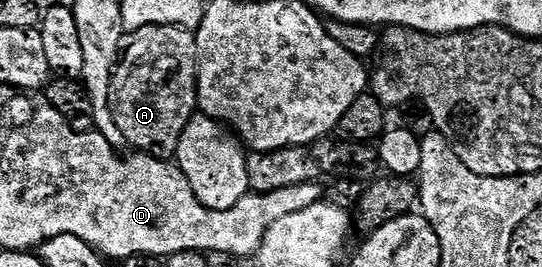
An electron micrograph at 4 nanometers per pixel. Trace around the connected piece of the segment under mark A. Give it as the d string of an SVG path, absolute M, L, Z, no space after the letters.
M150 26L149 28L130 31L126 35L121 57L115 64L115 73L111 75L109 100L111 101L111 120L117 124L117 128L121 128L123 141L128 147L132 146L130 148L132 151L148 154L150 158L174 159L178 152L178 142L181 140L182 133L185 132L191 118L197 114L199 105L199 53L197 52L194 33L179 26Z

